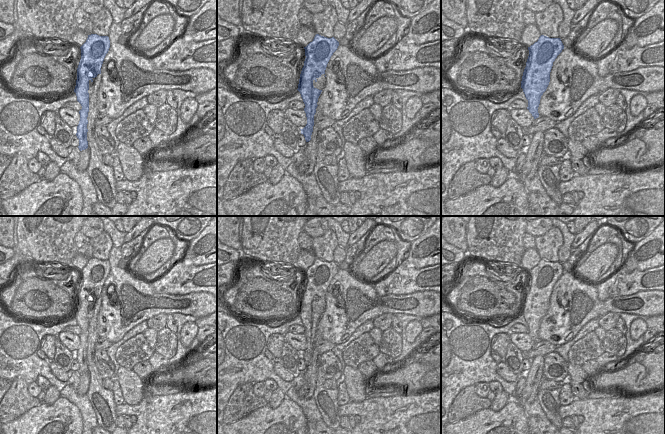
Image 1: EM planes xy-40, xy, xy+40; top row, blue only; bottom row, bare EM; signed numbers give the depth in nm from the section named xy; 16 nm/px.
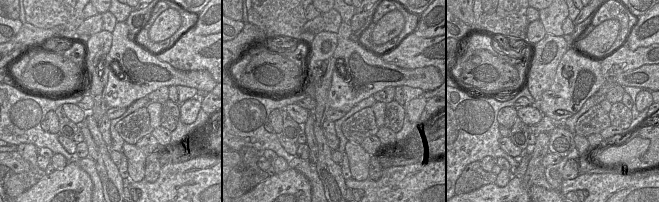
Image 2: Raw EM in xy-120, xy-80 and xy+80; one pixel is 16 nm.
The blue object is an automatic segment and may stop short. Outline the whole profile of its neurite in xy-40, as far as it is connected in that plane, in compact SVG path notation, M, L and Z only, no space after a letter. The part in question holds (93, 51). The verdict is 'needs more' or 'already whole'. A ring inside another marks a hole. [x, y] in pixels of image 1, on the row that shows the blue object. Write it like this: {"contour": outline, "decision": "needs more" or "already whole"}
{"contour": "M97 34L88 35L86 42L80 47L81 59L77 68L77 80L74 92L77 101L82 109L79 111L80 121L77 126L76 136L79 139L79 150L88 148L87 124L89 112L89 82L101 74L101 67L106 54L110 48L108 36L99 36Z", "decision": "already whole"}

